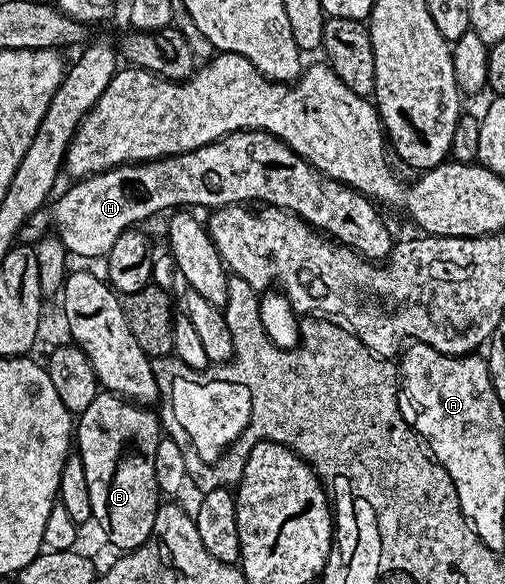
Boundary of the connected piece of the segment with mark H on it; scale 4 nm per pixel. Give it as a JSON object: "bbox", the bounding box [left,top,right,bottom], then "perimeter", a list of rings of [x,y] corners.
{"bbox":[17,130,395,261],"perimeter":[[[239,130],[237,133],[227,134],[223,139],[219,139],[216,142],[211,142],[208,145],[202,146],[199,149],[190,150],[187,153],[172,154],[169,157],[161,159],[151,159],[145,163],[127,163],[123,166],[115,166],[113,169],[103,170],[99,174],[87,175],[87,177],[78,179],[75,183],[72,183],[59,198],[58,196],[54,199],[54,202],[50,205],[50,208],[44,208],[38,210],[37,212],[30,214],[26,218],[26,221],[23,223],[19,229],[17,235],[18,241],[22,245],[32,245],[33,243],[40,243],[47,235],[46,232],[52,222],[57,236],[56,239],[60,242],[60,245],[66,247],[70,255],[75,255],[81,258],[103,258],[106,257],[106,254],[113,248],[113,243],[117,240],[117,237],[121,232],[130,229],[132,226],[141,224],[139,222],[163,211],[166,212],[178,209],[178,208],[196,208],[195,206],[201,206],[205,210],[219,209],[222,206],[232,206],[240,204],[249,204],[251,200],[259,200],[261,204],[275,206],[279,209],[290,210],[291,213],[298,215],[299,218],[303,218],[306,222],[310,223],[311,226],[314,226],[316,230],[325,233],[328,237],[331,237],[334,241],[342,243],[344,246],[351,247],[355,253],[362,254],[362,256],[367,261],[384,261],[386,257],[390,254],[392,247],[395,243],[394,236],[391,236],[391,232],[388,226],[385,224],[382,216],[379,214],[379,209],[374,201],[370,198],[365,197],[361,193],[357,193],[356,190],[349,189],[347,185],[341,184],[339,181],[333,180],[331,177],[323,176],[319,170],[313,168],[308,164],[303,157],[299,154],[293,152],[292,149],[288,148],[287,145],[279,138],[273,136],[271,133],[266,133],[263,130]]]}

